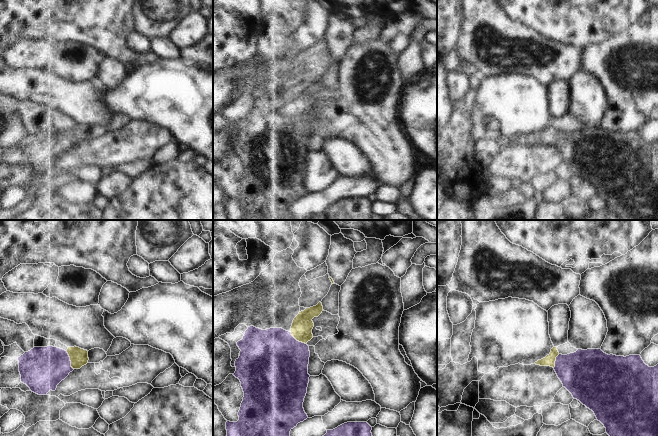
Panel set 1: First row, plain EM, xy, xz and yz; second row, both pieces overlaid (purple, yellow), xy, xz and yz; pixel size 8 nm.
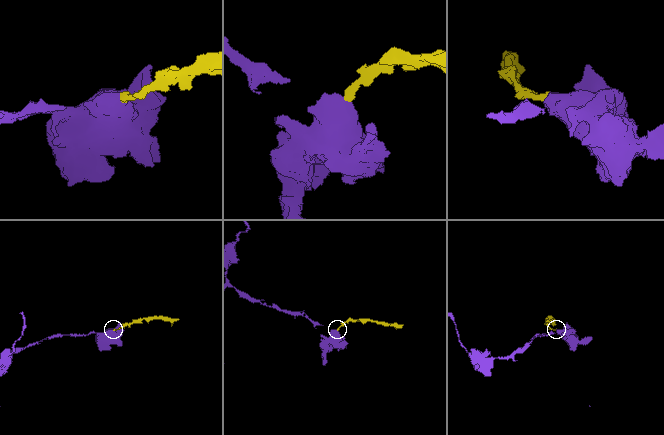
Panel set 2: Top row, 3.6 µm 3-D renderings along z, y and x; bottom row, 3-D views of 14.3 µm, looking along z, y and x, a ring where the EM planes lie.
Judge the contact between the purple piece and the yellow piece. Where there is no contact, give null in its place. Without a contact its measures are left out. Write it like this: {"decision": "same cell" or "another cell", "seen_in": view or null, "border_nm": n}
{"decision": "same cell", "seen_in": "xz", "border_nm": 170}

